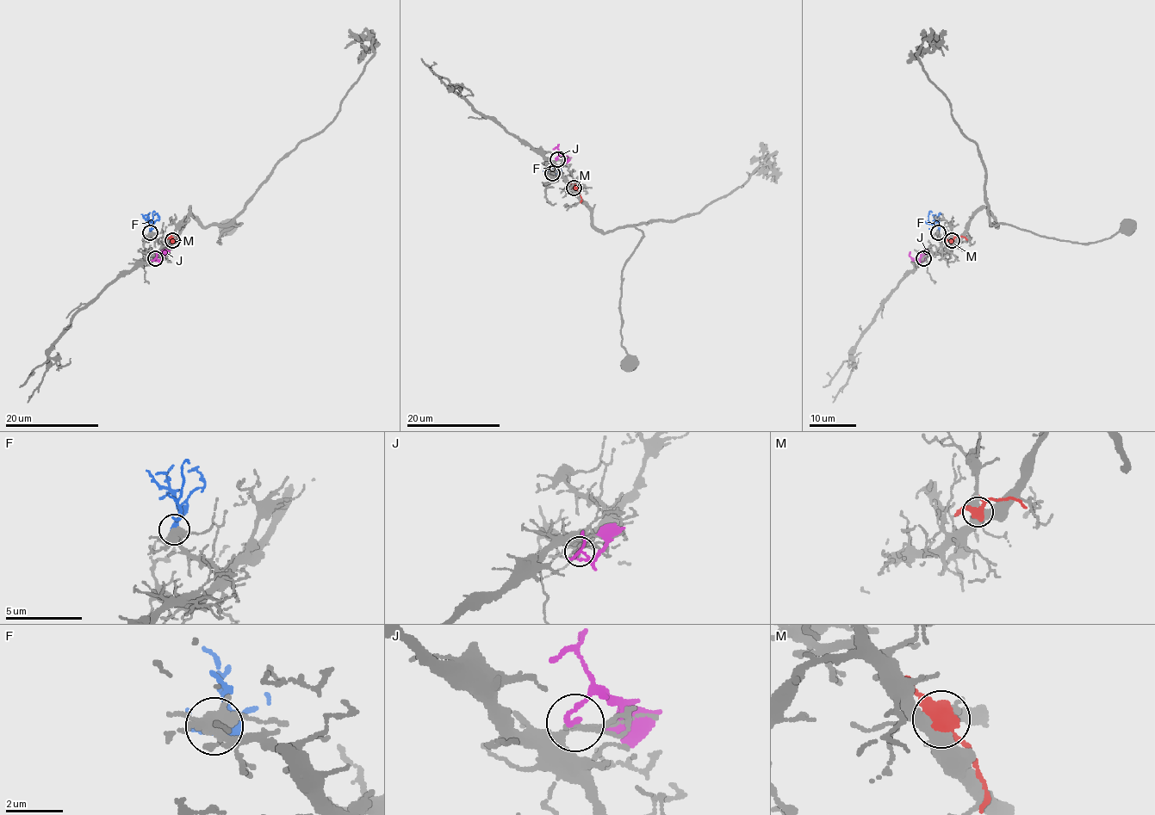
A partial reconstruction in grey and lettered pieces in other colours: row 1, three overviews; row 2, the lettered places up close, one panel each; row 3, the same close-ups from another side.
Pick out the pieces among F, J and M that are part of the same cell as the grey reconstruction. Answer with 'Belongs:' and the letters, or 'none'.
Belongs: F

